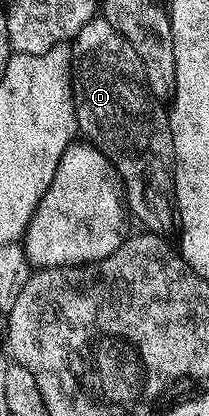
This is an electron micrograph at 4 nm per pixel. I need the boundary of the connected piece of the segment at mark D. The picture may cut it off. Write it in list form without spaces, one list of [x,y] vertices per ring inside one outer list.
[[[93,16],[83,28],[79,30],[77,36],[71,42],[72,50],[72,86],[73,86],[73,106],[75,107],[75,115],[77,116],[77,128],[80,136],[84,138],[90,145],[94,145],[96,149],[113,165],[113,169],[120,177],[125,195],[125,203],[130,214],[133,213],[137,217],[141,217],[145,213],[145,201],[149,204],[149,209],[155,216],[161,217],[165,213],[165,208],[170,208],[171,194],[173,192],[173,136],[171,135],[171,127],[169,126],[169,114],[166,106],[158,98],[154,97],[153,92],[147,87],[145,76],[143,75],[143,63],[139,63],[139,55],[135,55],[135,47],[131,47],[131,43],[127,39],[123,39],[123,35],[119,35],[119,31],[115,31],[115,27],[111,27],[111,23],[105,21],[104,16]]]

